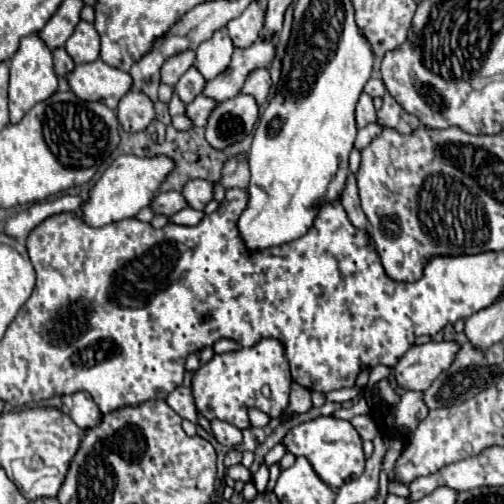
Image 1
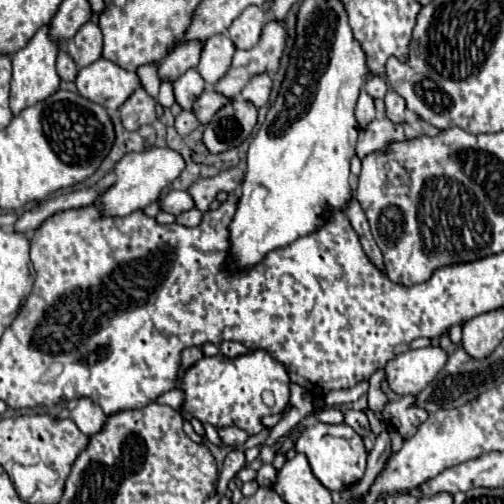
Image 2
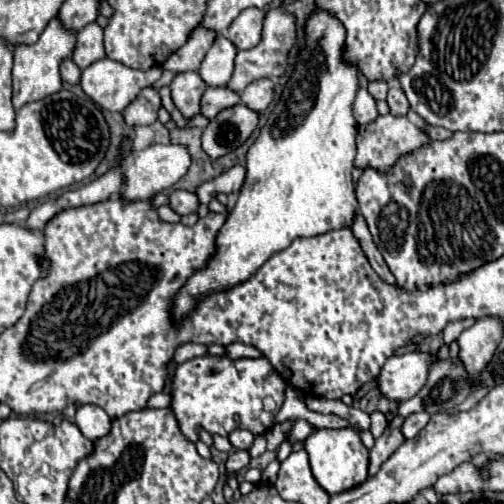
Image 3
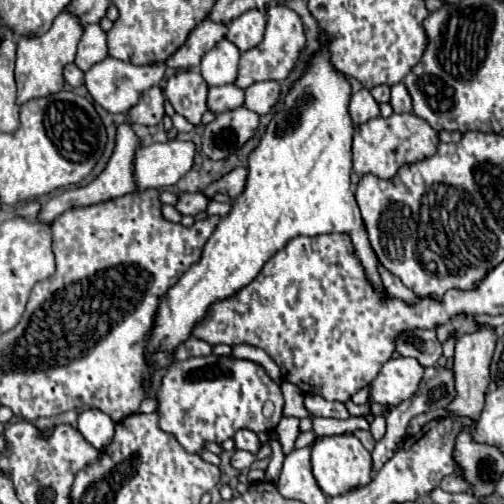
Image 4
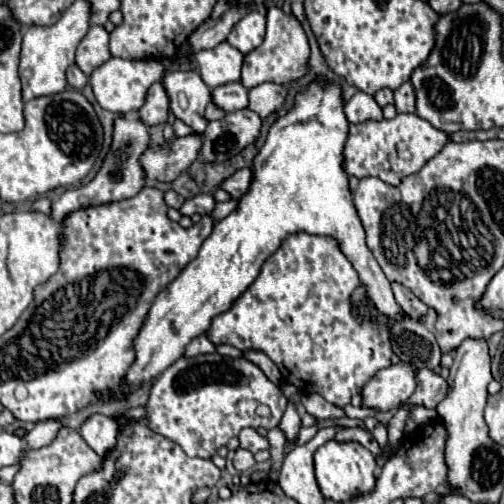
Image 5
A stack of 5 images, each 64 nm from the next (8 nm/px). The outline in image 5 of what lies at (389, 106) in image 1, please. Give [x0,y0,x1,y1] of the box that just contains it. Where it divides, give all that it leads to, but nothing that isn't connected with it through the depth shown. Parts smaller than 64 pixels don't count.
[394,82,416,112]

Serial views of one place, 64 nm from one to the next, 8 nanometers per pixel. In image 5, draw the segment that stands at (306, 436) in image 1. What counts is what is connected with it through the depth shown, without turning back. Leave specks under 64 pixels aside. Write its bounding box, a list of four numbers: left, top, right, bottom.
[314,440,378,502]

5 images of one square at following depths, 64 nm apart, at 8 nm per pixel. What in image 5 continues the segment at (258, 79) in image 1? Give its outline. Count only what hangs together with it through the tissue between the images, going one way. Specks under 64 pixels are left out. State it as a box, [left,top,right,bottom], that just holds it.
[248,82,286,118]

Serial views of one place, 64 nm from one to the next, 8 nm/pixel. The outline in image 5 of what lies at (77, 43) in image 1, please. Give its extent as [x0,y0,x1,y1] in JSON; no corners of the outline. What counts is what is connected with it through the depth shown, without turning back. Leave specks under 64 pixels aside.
[76,24,112,76]

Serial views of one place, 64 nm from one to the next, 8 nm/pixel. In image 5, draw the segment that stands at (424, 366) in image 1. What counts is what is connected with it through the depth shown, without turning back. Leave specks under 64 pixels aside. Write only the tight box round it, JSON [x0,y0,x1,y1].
[362,364,416,412]

